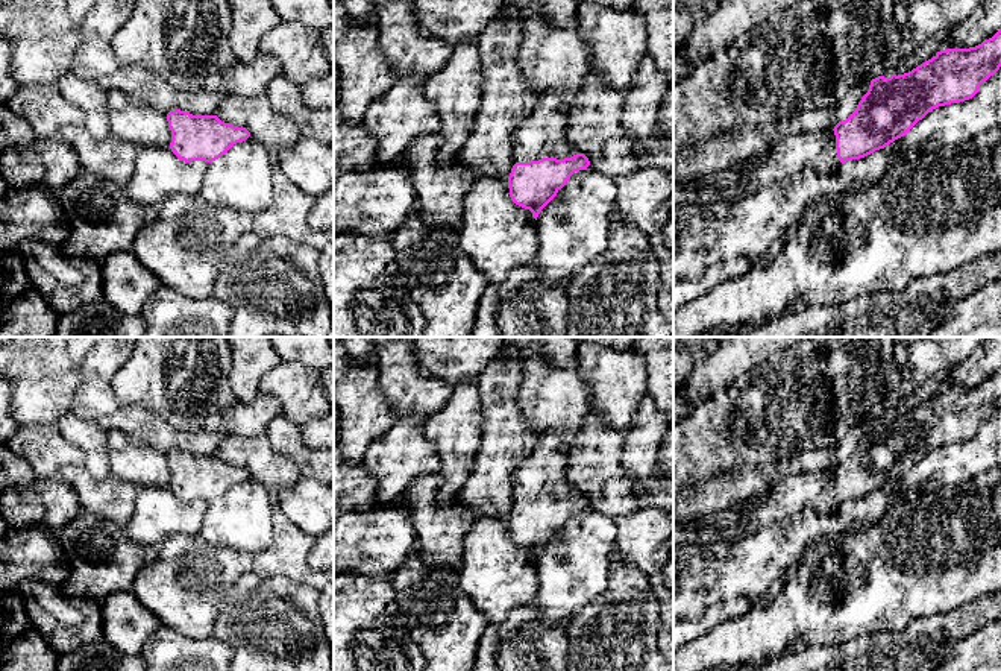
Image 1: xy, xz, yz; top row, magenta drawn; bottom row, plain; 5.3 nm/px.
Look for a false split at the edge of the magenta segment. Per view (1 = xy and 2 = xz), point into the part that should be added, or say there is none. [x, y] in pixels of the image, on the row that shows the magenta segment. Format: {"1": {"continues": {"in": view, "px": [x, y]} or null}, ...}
{"1": {"continues": null}, "2": {"continues": {"in": "xz", "px": [543, 132]}}}

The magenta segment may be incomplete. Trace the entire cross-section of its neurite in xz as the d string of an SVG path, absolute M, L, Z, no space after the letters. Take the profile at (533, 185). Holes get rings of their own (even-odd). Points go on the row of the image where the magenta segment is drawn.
M544 93L513 135L516 164L508 176L510 197L516 205L529 209L535 220L570 176L590 165L588 158L566 140L567 117L563 114L561 102L563 99L557 93Z

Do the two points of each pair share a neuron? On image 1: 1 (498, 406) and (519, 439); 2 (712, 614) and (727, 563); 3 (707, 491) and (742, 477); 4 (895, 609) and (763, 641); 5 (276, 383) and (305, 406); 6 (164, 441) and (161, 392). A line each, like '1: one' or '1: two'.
1: one
2: two
3: one
4: one
5: one
6: two

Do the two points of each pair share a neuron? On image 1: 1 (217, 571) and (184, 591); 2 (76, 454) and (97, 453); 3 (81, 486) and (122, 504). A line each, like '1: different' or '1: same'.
1: same
2: different
3: same

